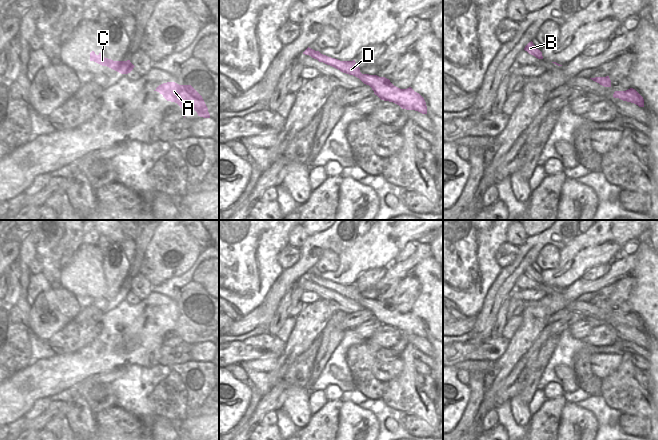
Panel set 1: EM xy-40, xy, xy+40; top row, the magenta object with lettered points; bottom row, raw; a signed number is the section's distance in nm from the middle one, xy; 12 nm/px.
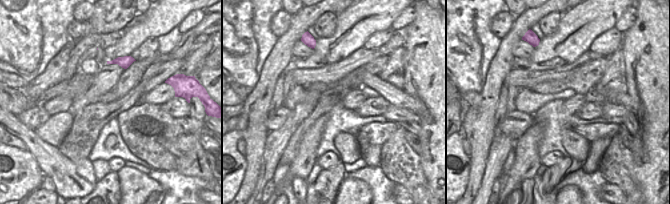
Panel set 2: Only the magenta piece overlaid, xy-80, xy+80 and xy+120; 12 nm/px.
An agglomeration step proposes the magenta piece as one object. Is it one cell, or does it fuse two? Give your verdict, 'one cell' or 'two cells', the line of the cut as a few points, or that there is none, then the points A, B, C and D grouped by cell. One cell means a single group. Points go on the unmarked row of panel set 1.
one cell; no cut; A B C D

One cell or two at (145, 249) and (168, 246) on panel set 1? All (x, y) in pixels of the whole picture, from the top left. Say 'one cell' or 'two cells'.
one cell

